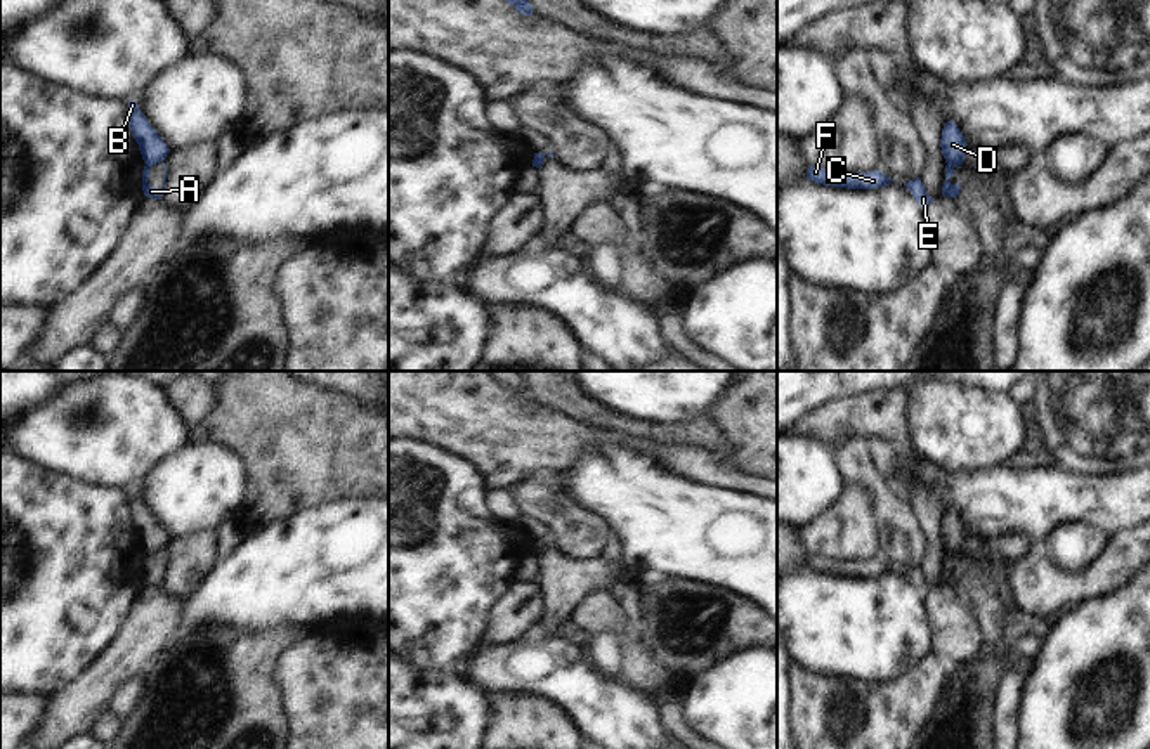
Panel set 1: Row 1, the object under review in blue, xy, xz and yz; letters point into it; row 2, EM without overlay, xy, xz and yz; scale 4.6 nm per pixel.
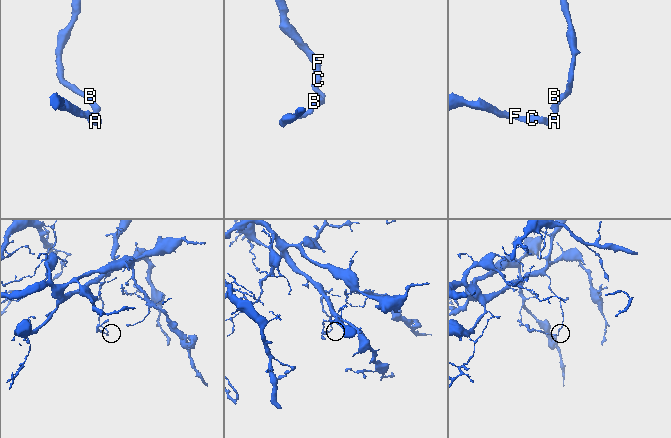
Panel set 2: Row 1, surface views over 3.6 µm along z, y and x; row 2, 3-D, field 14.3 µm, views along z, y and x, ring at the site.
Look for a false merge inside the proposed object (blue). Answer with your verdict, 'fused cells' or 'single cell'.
fused cells

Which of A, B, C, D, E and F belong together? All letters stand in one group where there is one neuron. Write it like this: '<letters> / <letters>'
A C E F / B D

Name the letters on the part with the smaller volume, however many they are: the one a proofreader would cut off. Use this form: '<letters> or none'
A, C, E, F.

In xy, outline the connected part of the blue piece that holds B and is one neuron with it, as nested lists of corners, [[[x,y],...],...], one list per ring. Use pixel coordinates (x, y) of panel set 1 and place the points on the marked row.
[[[128,101],[128,127],[146,165],[156,165],[167,158],[170,153],[168,146],[140,113],[137,101]]]

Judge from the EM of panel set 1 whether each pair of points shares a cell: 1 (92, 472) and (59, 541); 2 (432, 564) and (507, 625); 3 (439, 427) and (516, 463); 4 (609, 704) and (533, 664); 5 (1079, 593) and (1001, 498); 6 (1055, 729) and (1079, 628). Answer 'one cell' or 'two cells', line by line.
1: two cells
2: two cells
3: one cell
4: one cell
5: two cells
6: one cell

